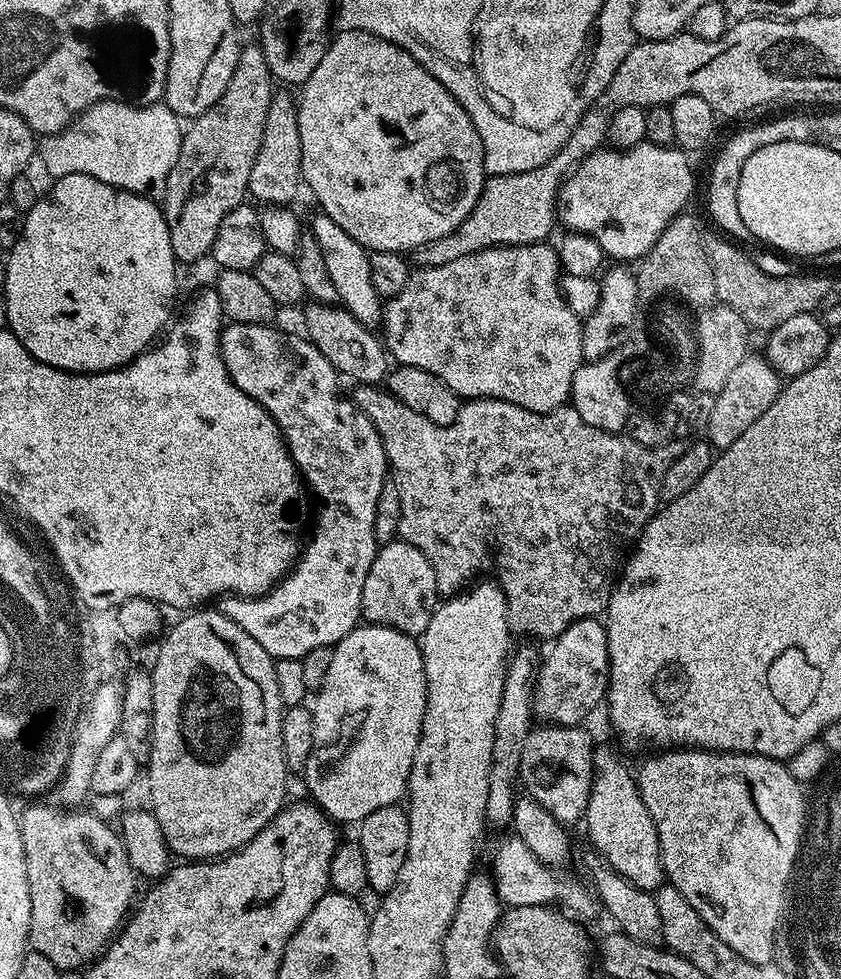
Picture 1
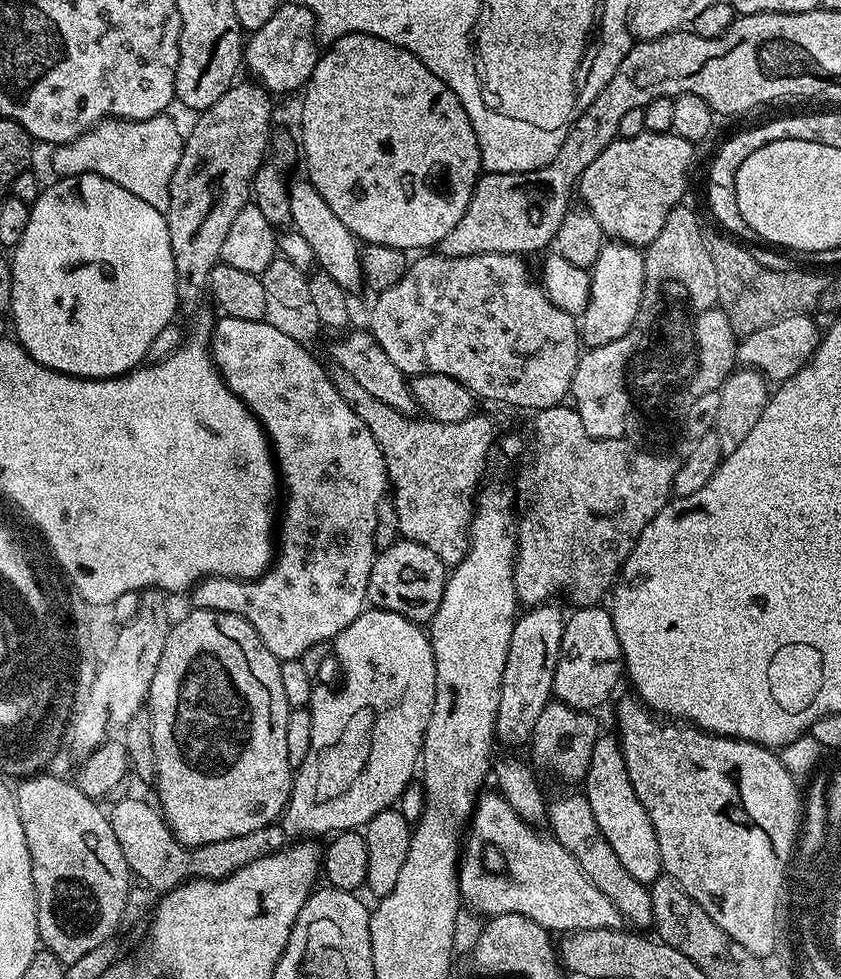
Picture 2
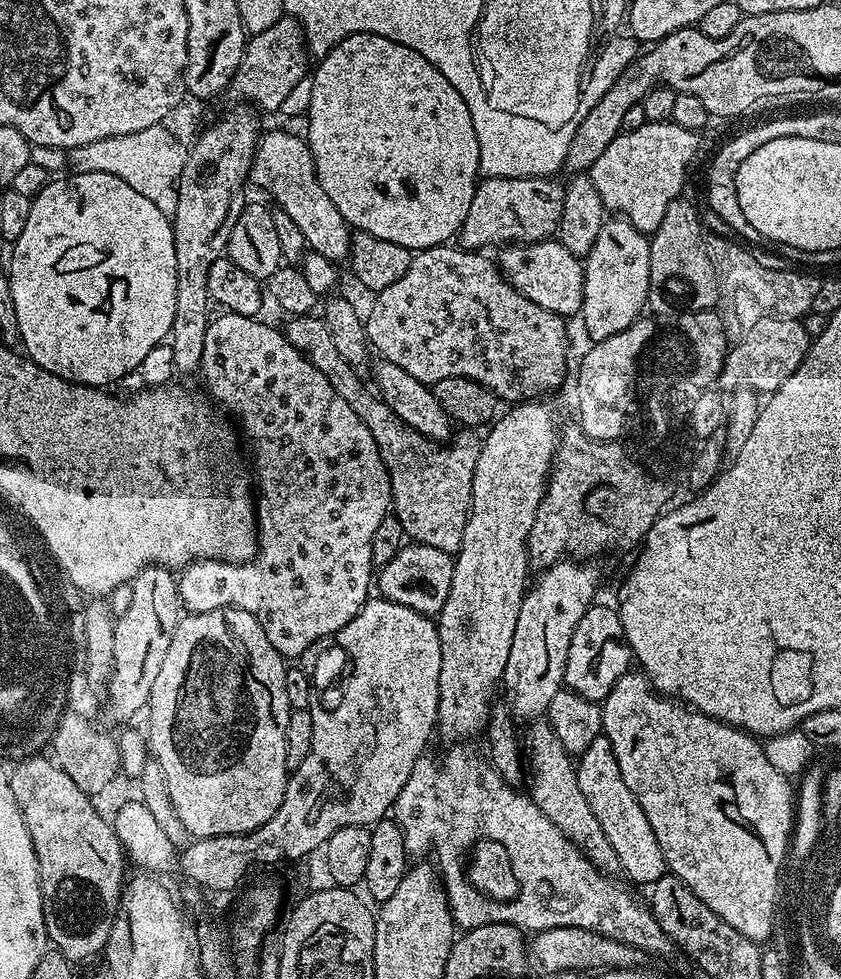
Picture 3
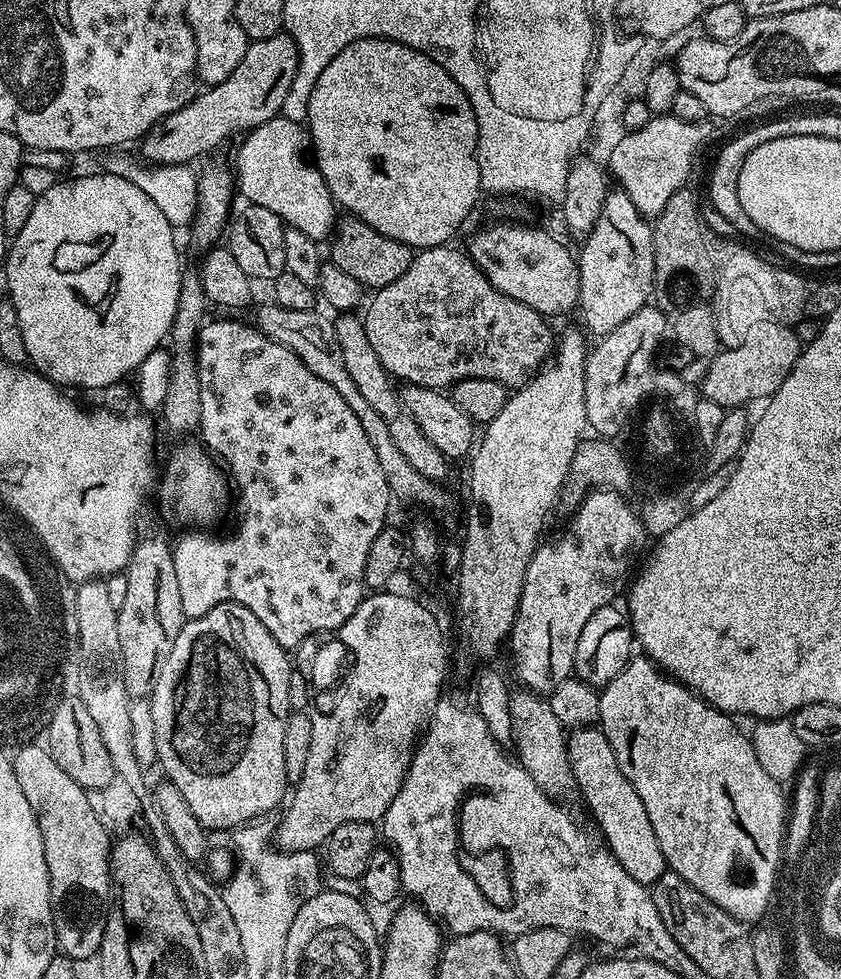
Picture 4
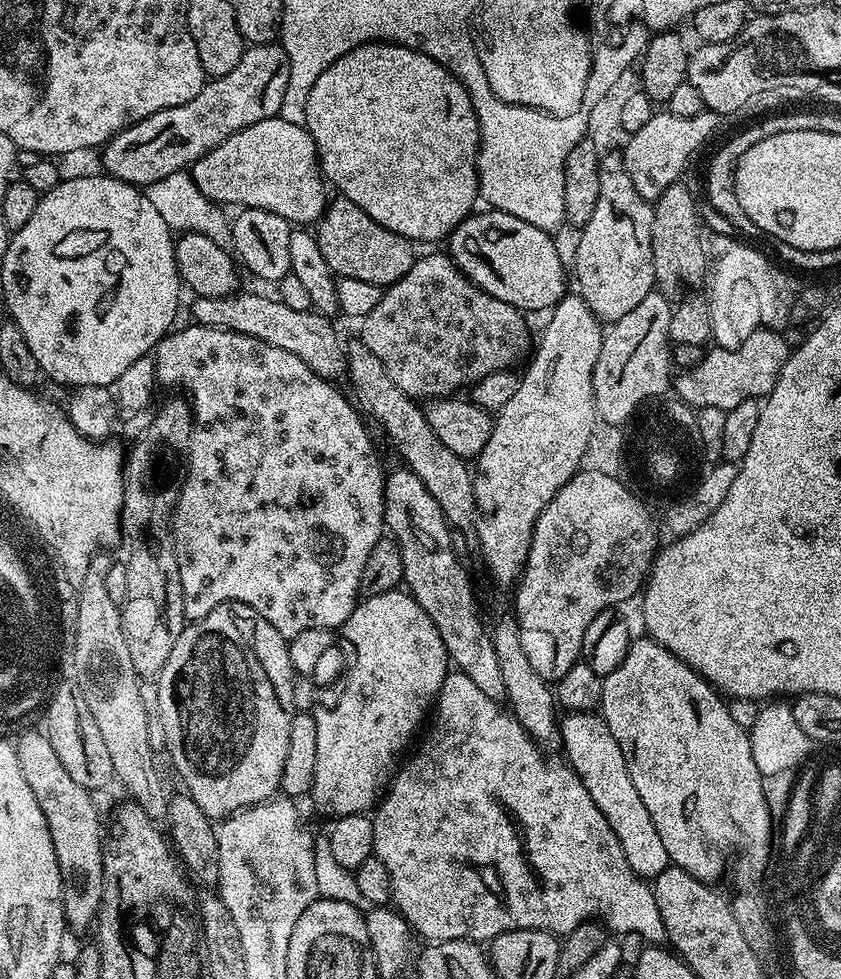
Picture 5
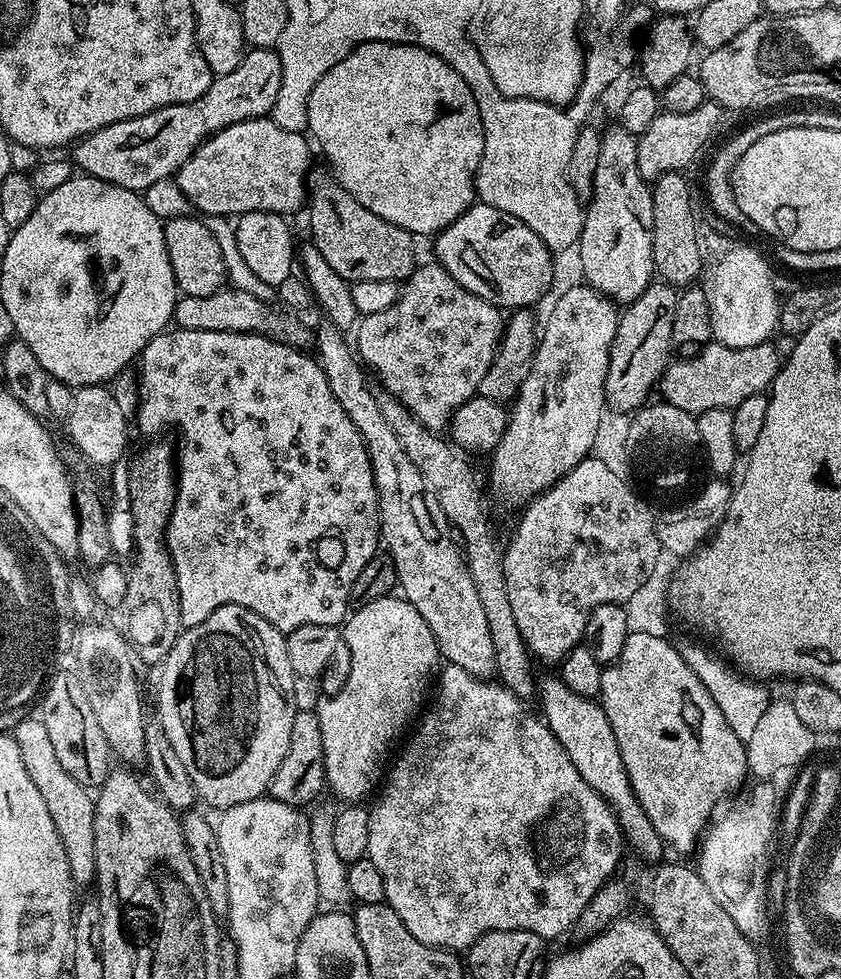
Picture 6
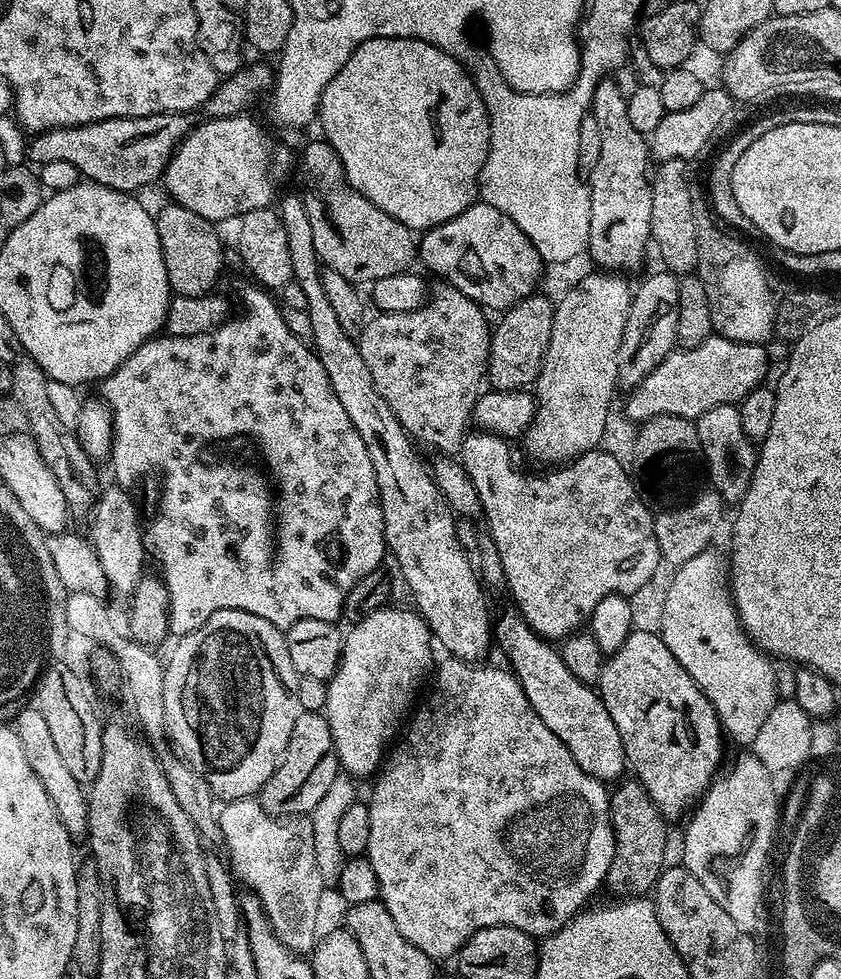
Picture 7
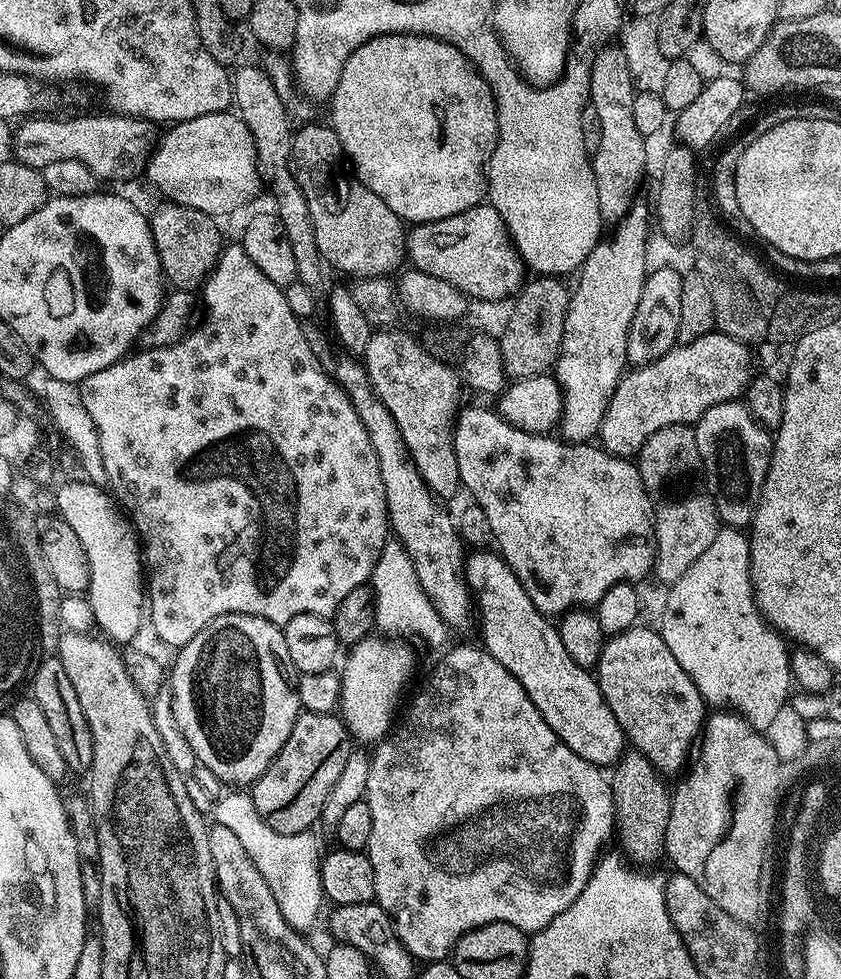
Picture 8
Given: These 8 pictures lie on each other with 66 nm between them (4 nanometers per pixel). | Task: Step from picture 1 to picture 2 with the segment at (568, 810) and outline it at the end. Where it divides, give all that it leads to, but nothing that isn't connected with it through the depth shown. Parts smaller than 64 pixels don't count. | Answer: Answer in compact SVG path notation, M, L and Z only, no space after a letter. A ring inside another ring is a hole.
M549 702L534 725L530 749L532 756L548 772L560 780L583 781L590 766L590 754L594 754L594 742L602 735L602 728L592 712L579 712L559 702Z

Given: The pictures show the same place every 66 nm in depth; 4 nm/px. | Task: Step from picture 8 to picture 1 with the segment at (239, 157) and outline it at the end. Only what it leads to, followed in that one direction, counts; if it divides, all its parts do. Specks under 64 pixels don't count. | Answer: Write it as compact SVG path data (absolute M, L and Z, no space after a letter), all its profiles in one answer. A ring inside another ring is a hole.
M316 214L312 220L310 235L316 239L318 246L322 250L322 258L326 261L326 274L334 282L338 290L338 301L344 311L349 312L358 322L369 326L376 326L382 320L382 298L374 290L374 282L370 282L370 262L368 261L369 249L363 248L334 218L323 214Z

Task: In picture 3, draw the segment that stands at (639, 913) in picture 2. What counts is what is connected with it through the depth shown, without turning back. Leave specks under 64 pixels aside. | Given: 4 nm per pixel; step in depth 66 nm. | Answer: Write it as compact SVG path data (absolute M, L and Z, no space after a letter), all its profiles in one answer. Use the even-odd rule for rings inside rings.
M546 720L533 721L529 725L529 732L524 737L524 746L528 759L528 770L531 789L528 790L532 801L546 814L546 818L566 834L582 850L582 854L589 862L603 872L605 876L613 878L621 875L618 854L614 846L610 846L598 818L594 818L594 810L590 810L590 802L586 802L581 788L578 787L578 778L575 763L571 755L558 741L554 730Z

